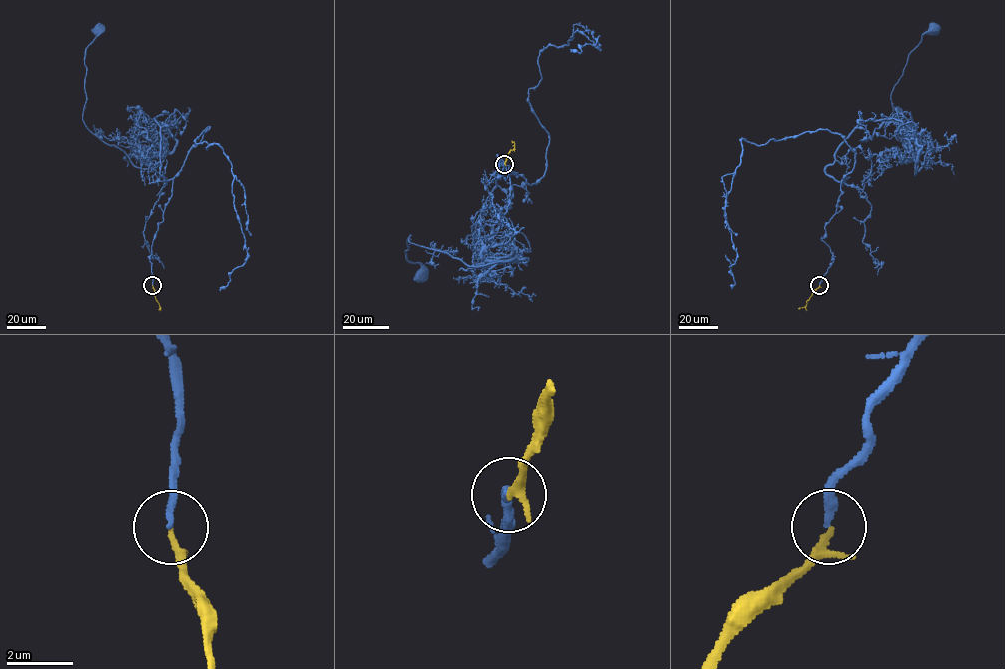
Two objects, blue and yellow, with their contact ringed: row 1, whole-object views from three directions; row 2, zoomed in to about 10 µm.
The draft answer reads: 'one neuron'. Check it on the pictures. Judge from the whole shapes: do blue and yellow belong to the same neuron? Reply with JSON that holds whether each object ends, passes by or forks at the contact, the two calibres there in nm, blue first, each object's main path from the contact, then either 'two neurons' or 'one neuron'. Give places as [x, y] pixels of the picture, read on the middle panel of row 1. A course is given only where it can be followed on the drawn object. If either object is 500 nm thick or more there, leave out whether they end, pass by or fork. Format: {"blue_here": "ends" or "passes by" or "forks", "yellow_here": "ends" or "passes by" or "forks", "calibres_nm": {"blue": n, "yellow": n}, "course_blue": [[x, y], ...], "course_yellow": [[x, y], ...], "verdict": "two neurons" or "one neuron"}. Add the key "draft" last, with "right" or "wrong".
{"blue_here": "ends", "yellow_here": "passes by", "calibres_nm": {"blue": 200, "yellow": 150}, "course_blue": [[504, 164], [491, 212], [515, 259], [468, 266], [410, 235], [420, 276]], "course_yellow": [[504, 164], [514, 148], [512, 141]], "verdict": "two neurons", "draft": "wrong"}

